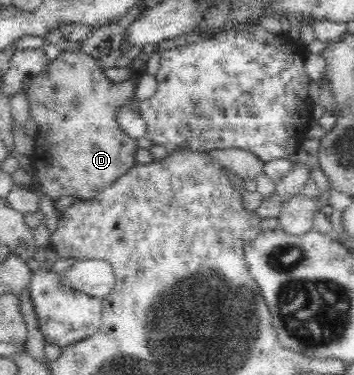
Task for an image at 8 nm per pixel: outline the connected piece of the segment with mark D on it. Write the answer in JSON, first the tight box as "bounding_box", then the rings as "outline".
{"bounding_box":[25,50,137,200],"outline":[[[64,50],[46,70],[31,81],[25,93],[31,119],[38,124],[35,150],[30,156],[35,172],[32,183],[38,183],[41,191],[52,200],[62,195],[78,198],[96,197],[100,190],[107,188],[117,177],[135,166],[132,151],[137,148],[135,140],[130,139],[114,122],[118,107],[129,105],[135,98],[136,83],[129,77],[126,81],[113,84],[108,81],[97,61],[83,50]]]}

